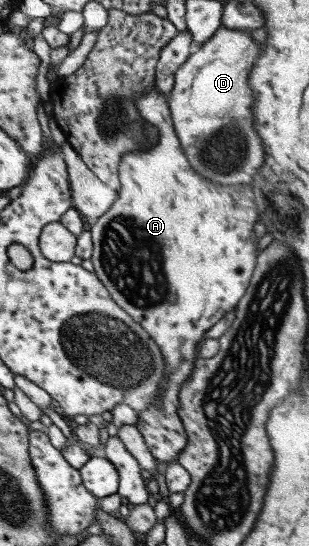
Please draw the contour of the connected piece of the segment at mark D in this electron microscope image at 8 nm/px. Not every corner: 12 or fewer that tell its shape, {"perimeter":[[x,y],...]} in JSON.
{"perimeter":[[219,26],[174,72],[174,135],[196,175],[250,184],[264,148],[250,31]]}

